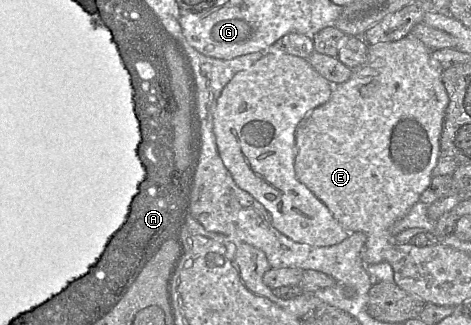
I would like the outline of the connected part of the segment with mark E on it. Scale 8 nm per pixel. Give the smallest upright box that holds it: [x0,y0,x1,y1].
[294,36,449,265]

